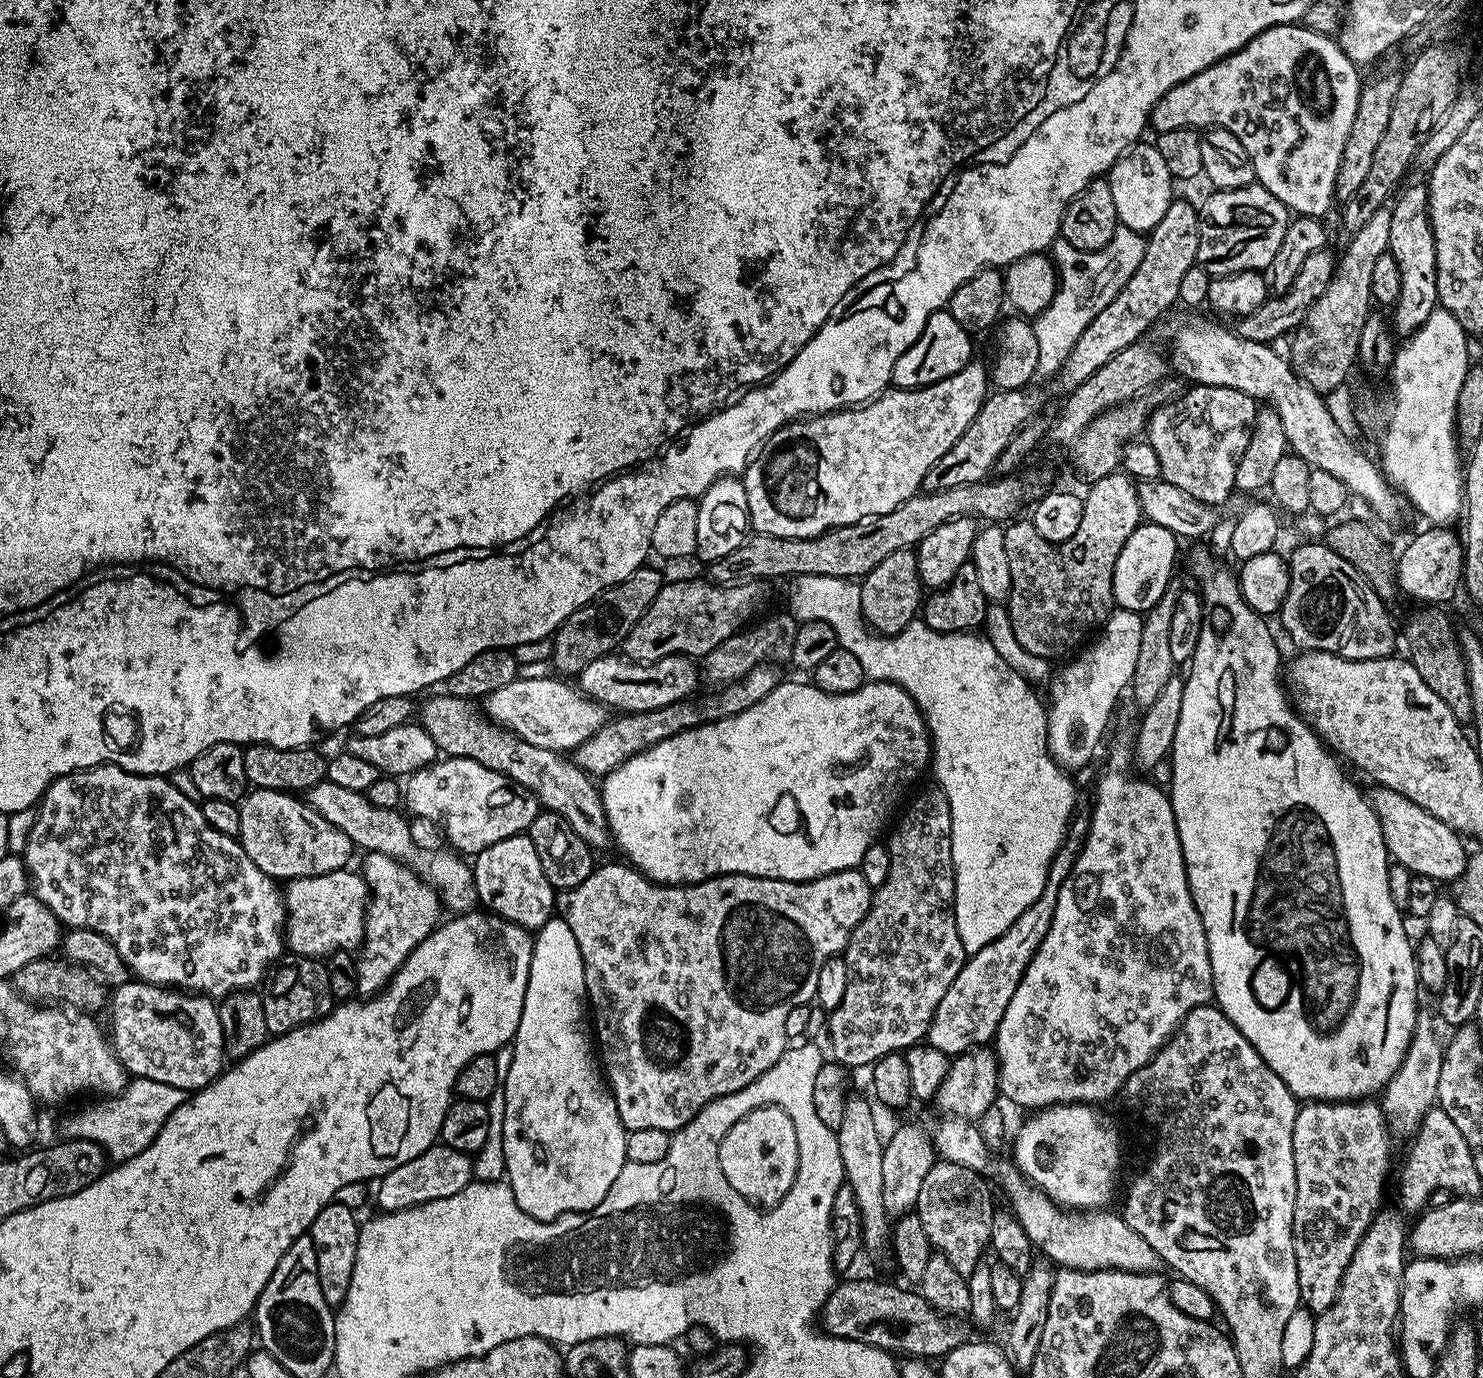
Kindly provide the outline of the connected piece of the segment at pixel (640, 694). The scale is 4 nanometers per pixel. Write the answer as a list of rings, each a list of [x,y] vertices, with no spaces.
[[[613,654],[594,658],[594,662],[590,662],[590,666],[586,666],[586,670],[580,672],[578,687],[591,700],[596,700],[604,705],[605,709],[617,708],[615,711],[620,714],[653,712],[662,706],[670,706],[679,700],[689,699],[699,689],[696,687],[700,684],[700,672],[696,669],[696,664],[697,661],[690,656],[667,656],[666,658],[658,658],[658,662],[638,664],[623,654]]]

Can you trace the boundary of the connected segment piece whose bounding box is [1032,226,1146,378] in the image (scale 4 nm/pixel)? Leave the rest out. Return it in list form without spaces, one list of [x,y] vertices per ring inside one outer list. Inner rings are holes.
[[[1123,226],[1117,227],[1114,238],[1110,238],[1110,242],[1097,252],[1080,252],[1074,245],[1062,238],[1053,242],[1050,256],[1058,273],[1058,291],[1055,292],[1053,300],[1049,302],[1044,312],[1036,316],[1032,324],[1034,334],[1038,338],[1037,377],[1055,377],[1059,373],[1070,354],[1070,350],[1074,350],[1074,342],[1078,342],[1078,338],[1082,338],[1082,330],[1086,330],[1086,326],[1090,326],[1090,322],[1094,322],[1098,313],[1106,310],[1106,306],[1120,293],[1122,286],[1126,286],[1126,282],[1132,277],[1134,270],[1138,270],[1144,257],[1145,243],[1145,237],[1141,233]]]

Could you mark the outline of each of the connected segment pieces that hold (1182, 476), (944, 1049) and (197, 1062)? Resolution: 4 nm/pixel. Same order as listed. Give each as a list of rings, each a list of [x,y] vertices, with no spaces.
[[[1197,384],[1189,387],[1185,396],[1177,398],[1173,404],[1164,404],[1155,409],[1148,418],[1146,439],[1158,453],[1160,475],[1170,486],[1178,486],[1178,490],[1190,494],[1190,498],[1198,498],[1198,502],[1206,502],[1213,506],[1221,506],[1228,500],[1228,495],[1236,488],[1236,471],[1242,454],[1246,454],[1246,445],[1250,443],[1250,434],[1254,430],[1254,422],[1258,411],[1257,401],[1242,394],[1242,390],[1230,390],[1226,386],[1206,386]]]
[[[1077,803],[1076,811],[1068,822],[1068,835],[1064,837],[1060,849],[1050,862],[1042,894],[1014,920],[1014,926],[1010,926],[1010,930],[965,959],[962,970],[958,970],[958,978],[950,982],[950,990],[946,990],[942,1002],[938,1002],[938,1010],[934,1010],[934,1018],[926,1037],[929,1048],[955,1058],[977,1046],[987,1045],[995,1037],[1002,1022],[1002,1014],[1006,1014],[1006,1006],[1010,1006],[1010,998],[1014,998],[1014,990],[1018,990],[1018,982],[1022,982],[1022,974],[1026,974],[1026,966],[1030,966],[1038,946],[1042,946],[1042,938],[1046,938],[1050,930],[1050,922],[1054,922],[1058,890],[1062,882],[1066,882],[1078,854],[1084,848],[1091,821],[1089,805]]]
[[[132,978],[127,984],[115,985],[111,1008],[110,1043],[124,1063],[124,1071],[133,1077],[166,1082],[191,1094],[225,1071],[222,1022],[209,997]]]

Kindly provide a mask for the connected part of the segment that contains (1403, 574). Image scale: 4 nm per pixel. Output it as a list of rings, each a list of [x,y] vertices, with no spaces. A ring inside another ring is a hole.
[[[1432,526],[1429,532],[1420,532],[1404,548],[1404,553],[1399,553],[1396,560],[1396,583],[1399,591],[1404,592],[1420,606],[1444,606],[1447,600],[1455,594],[1456,588],[1461,587],[1464,574],[1464,546],[1459,535],[1452,533],[1453,529],[1448,526]]]

